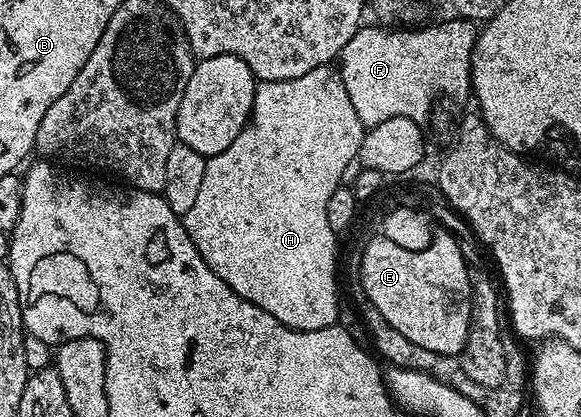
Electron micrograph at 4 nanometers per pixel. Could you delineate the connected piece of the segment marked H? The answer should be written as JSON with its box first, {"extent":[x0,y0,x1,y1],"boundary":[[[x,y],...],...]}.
{"extent":[182,65,366,331],"boundary":[[[319,65],[314,71],[306,71],[306,75],[298,75],[298,79],[293,81],[262,81],[257,84],[254,95],[254,107],[252,116],[248,119],[248,125],[218,155],[207,158],[206,176],[202,178],[202,188],[198,190],[198,196],[194,198],[194,207],[190,211],[182,214],[182,220],[194,247],[206,259],[210,271],[226,283],[242,299],[262,307],[262,311],[270,311],[278,323],[282,323],[291,329],[301,329],[302,331],[318,331],[331,325],[337,324],[340,317],[340,297],[336,294],[336,241],[338,235],[330,227],[330,222],[326,219],[326,207],[330,207],[330,195],[341,188],[344,172],[348,169],[351,161],[355,162],[360,156],[360,144],[366,132],[365,125],[359,121],[358,114],[354,111],[354,106],[350,103],[350,98],[346,93],[346,85],[340,78],[339,72],[335,68]]]}

